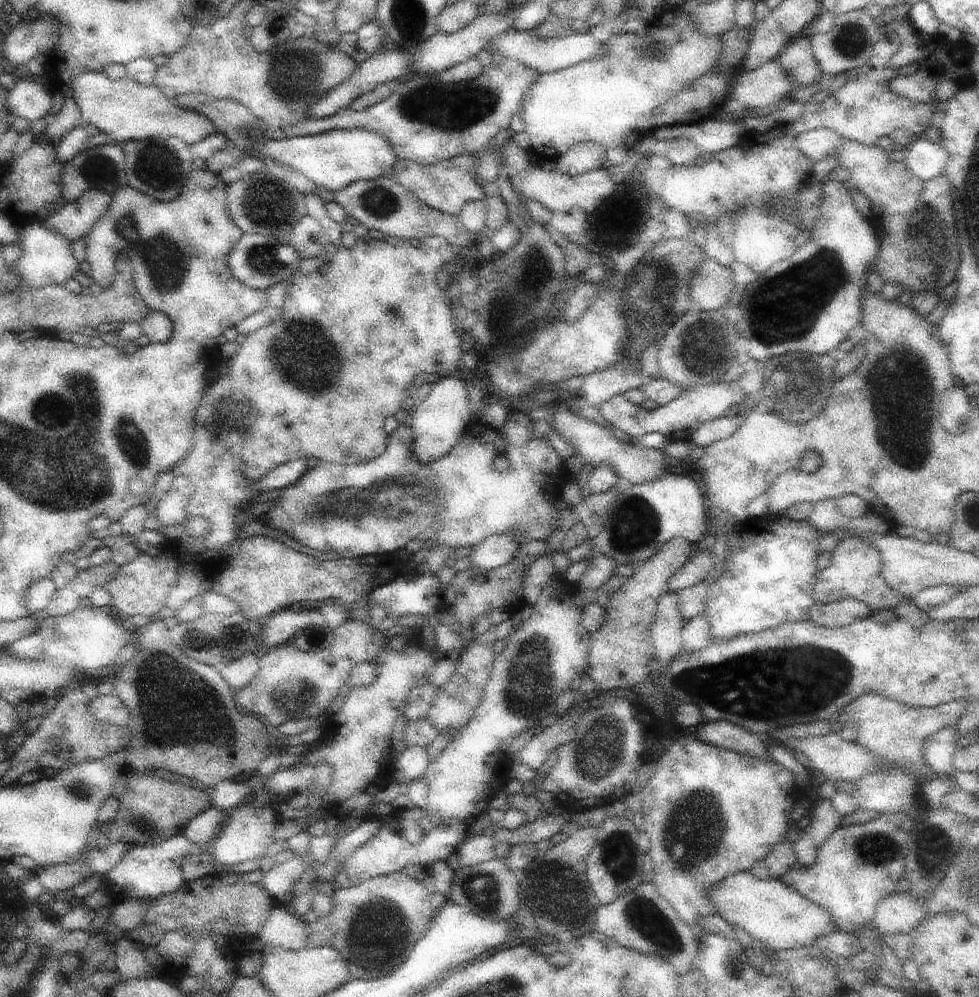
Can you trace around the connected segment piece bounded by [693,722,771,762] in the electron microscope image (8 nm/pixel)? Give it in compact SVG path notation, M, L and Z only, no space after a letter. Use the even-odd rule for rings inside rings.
M707 722L705 726L701 726L699 734L695 734L693 738L719 750L743 752L747 756L761 758L765 762L771 760L767 754L767 746L759 738L755 738L747 730L733 726L729 722Z

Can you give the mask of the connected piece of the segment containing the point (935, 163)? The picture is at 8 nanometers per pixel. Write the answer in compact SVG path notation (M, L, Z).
M919 136L907 148L907 158L903 162L909 172L913 172L919 180L927 182L945 172L947 160L949 160L949 156L943 146L927 142L925 136Z

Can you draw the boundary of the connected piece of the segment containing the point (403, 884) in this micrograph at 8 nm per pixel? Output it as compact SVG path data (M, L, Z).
M405 872L369 878L349 888L333 884L331 898L335 908L329 916L307 924L307 948L331 946L347 962L351 980L383 978L391 974L391 970L397 970L407 960L415 942L429 932L437 916L429 896L423 884L409 878Z

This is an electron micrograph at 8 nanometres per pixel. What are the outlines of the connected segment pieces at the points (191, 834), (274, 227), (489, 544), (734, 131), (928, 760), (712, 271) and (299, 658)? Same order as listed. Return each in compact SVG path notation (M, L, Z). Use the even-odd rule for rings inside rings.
M207 808L205 812L197 814L189 826L185 826L183 834L193 842L197 844L199 848L209 848L211 842L219 836L219 832L225 828L227 824L227 814L229 812L223 812L221 808Z
M269 170L253 172L247 180L237 180L227 188L227 210L231 220L243 234L261 234L261 236L275 236L279 240L289 240L293 226L307 216L303 192L293 188L289 182L279 180Z
M489 536L483 542L479 542L471 552L471 566L479 570L497 570L509 562L513 562L513 556L519 552L519 542L511 536Z
M705 120L689 126L669 126L669 128L657 128L651 132L657 140L673 140L673 138L691 138L699 146L701 152L715 156L721 150L737 146L739 138L743 138L747 128L737 122L717 122L717 120Z
M941 728L941 732L931 734L923 744L923 760L927 766L931 766L941 776L953 776L957 770L953 768L953 756L955 750L961 746L957 740L955 728Z
M705 258L697 274L691 278L693 304L705 310L723 308L729 302L733 290L733 276L727 266Z
M347 620L343 626L333 630L333 642L325 650L305 654L291 642L271 648L269 654L261 656L261 668L257 670L255 678L241 692L235 692L237 706L249 716L275 728L289 720L311 722L317 714L329 714L329 704L337 692L347 686L351 670L363 662L373 664L381 648L387 646L385 636L371 630L373 628L363 622Z

